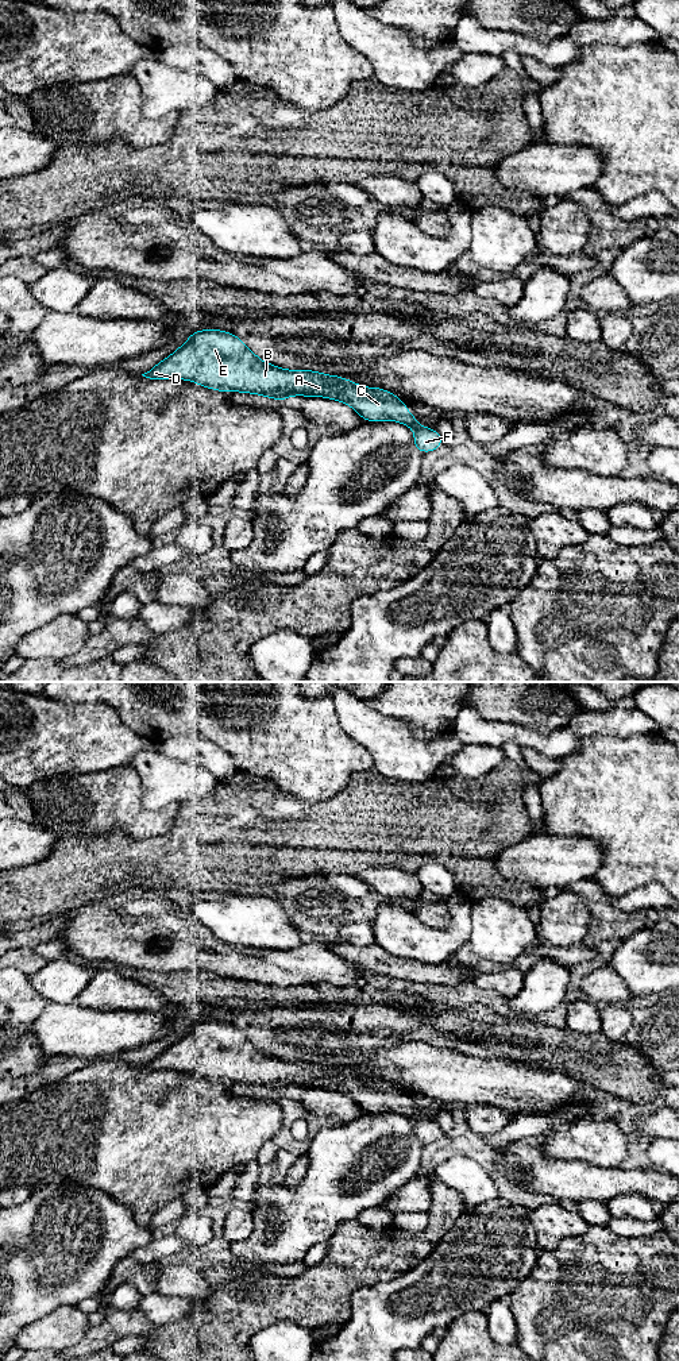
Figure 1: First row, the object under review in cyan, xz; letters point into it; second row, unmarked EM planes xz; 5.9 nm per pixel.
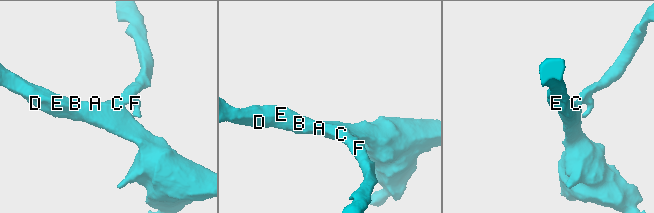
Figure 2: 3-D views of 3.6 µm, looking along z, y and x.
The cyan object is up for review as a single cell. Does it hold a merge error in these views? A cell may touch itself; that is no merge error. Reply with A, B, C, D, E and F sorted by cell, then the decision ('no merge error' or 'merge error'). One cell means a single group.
A B C D E F | no merge error

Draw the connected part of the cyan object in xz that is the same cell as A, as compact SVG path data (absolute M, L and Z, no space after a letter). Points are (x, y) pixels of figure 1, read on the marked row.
M209 328L190 333L178 350L142 375L150 379L188 379L213 390L252 393L278 401L290 396L332 398L350 405L366 421L394 420L410 427L414 435L414 448L421 452L431 452L444 443L436 429L421 427L417 419L408 412L408 406L391 392L364 388L337 375L310 370L285 370L266 363L236 335L225 331Z

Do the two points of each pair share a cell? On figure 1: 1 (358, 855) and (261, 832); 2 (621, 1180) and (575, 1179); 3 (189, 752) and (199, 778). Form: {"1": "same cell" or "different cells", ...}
{"1": "same cell", "2": "same cell", "3": "different cells"}

